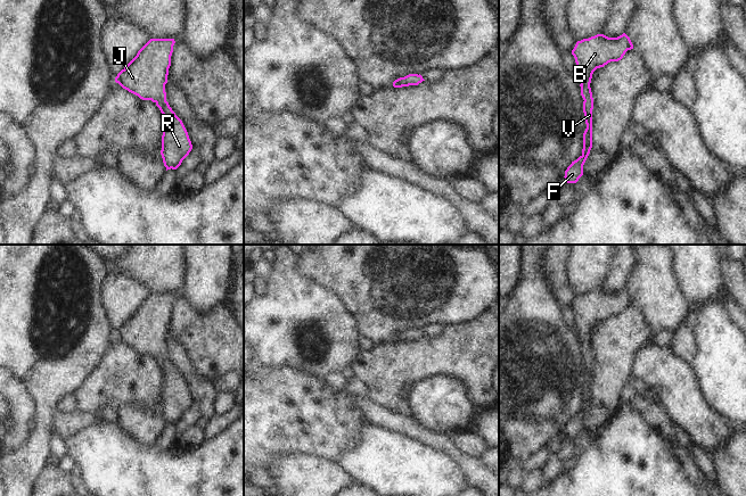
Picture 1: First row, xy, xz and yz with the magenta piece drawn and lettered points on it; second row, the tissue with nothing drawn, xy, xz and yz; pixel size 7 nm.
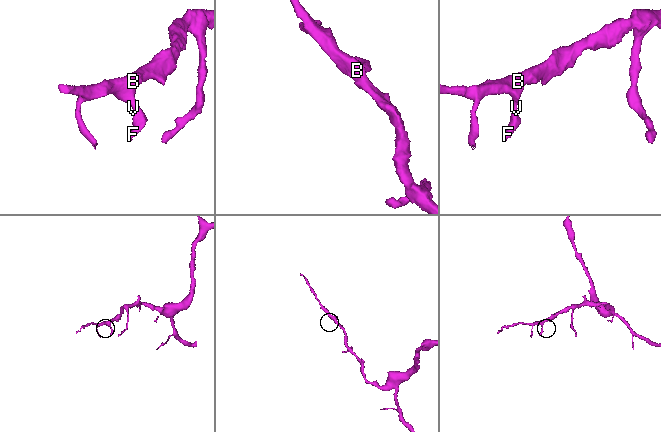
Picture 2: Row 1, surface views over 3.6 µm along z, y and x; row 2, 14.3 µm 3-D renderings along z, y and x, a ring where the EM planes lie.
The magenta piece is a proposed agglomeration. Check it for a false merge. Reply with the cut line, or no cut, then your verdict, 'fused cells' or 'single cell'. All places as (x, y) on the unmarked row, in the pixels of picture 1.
no cut | single cell

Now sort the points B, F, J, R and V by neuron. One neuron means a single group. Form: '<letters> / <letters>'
B F J R V

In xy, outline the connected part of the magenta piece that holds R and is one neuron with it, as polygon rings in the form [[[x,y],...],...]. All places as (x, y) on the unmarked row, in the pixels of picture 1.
[[[150,294],[115,332],[123,344],[151,355],[163,369],[161,410],[166,425],[177,424],[192,404],[182,375],[166,356],[165,339],[174,298],[174,294]]]

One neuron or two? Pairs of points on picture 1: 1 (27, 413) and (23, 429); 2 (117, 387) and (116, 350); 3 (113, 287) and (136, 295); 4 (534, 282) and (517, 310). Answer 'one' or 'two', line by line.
1: one
2: one
3: one
4: one

